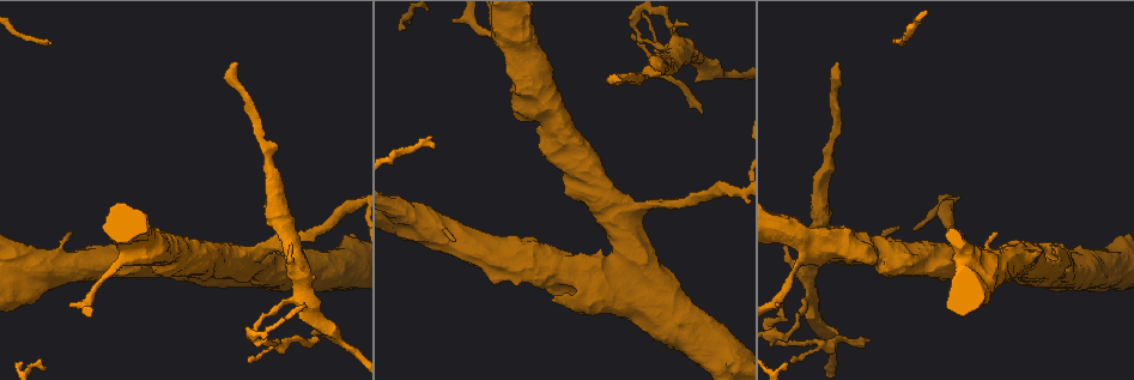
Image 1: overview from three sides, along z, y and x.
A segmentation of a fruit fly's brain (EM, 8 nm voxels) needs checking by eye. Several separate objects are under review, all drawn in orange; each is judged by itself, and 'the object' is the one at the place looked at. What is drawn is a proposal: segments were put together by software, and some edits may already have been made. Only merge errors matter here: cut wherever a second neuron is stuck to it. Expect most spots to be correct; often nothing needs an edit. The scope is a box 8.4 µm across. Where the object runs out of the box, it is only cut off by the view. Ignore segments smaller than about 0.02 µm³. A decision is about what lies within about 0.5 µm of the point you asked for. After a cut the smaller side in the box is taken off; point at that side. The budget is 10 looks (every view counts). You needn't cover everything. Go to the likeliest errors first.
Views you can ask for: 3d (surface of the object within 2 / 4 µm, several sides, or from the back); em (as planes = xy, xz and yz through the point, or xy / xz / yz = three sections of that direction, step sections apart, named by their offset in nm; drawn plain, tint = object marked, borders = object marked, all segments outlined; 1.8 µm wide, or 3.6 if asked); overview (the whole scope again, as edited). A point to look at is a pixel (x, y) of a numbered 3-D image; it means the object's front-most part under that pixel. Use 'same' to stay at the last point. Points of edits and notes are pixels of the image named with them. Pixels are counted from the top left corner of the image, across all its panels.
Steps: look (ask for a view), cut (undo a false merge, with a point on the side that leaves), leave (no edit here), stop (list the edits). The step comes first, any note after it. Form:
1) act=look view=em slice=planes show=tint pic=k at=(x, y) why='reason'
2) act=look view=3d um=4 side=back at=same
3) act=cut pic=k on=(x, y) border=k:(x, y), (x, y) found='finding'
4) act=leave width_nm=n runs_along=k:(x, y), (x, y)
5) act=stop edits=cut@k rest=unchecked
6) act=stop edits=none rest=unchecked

act=look view=3d um=4 pic=1 at=(243, 258)

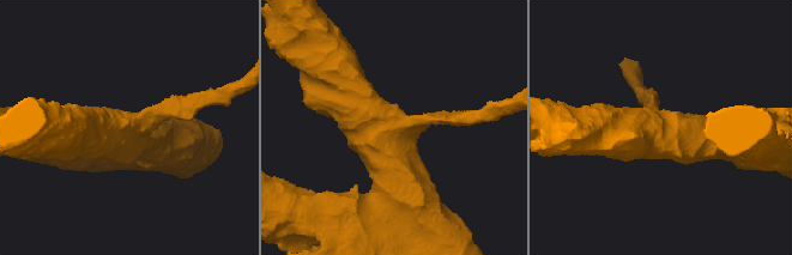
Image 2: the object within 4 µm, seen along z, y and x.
act=look view=em um=3.6 slice=yz step=8 show=tint pic=2 at=(123, 127) arms=3 arm_widths_nm=190,600,700 why='need the tissue'

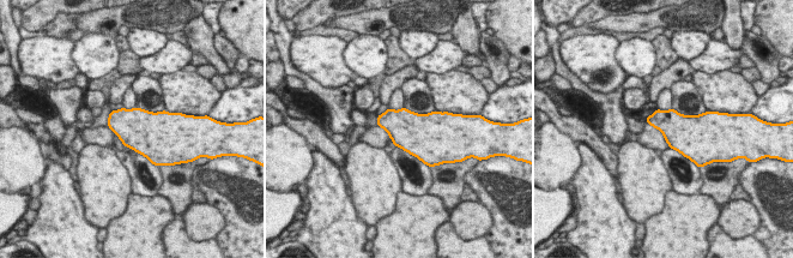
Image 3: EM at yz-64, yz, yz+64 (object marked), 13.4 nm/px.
act=look view=em um=3.6 slice=planes show=tint at=same

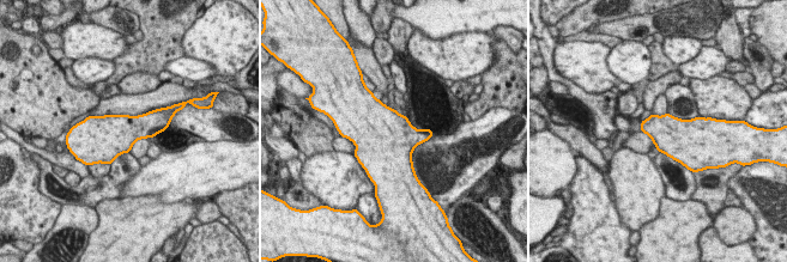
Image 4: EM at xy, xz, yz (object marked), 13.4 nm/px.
act=leave width_nm=500 found='one neuron here'

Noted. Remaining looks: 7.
act=look view=3d um=4 side=back pic=1 at=(127, 255) why='arms part here'

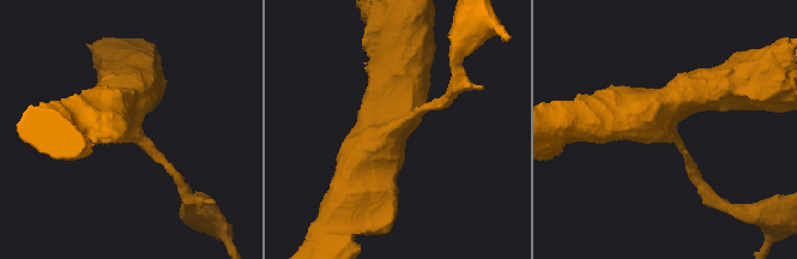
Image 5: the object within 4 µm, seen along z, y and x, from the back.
act=look view=em um=3.6 slice=xy step=8 show=tint pic=5 at=(396, 130)

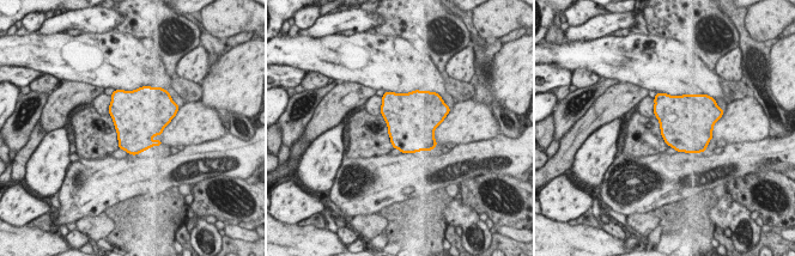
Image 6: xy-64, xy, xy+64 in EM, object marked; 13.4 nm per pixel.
act=look view=em um=3.6 slice=planes show=tint at=same why='cut it another way'

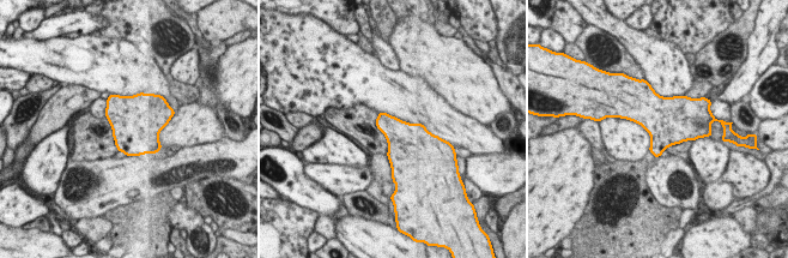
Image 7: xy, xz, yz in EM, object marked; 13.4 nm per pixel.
act=leave found='continuous, no second neuron'

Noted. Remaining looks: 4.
act=look view=3d um=4 pic=1 at=(252, 338) why='sharp bend'

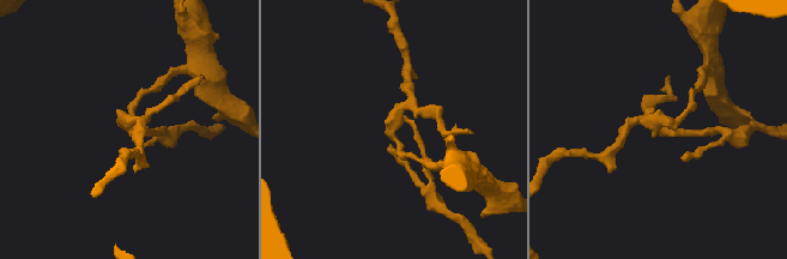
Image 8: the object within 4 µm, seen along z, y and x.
act=look view=em slice=xy step=4 show=tint pic=8 at=(665, 122)

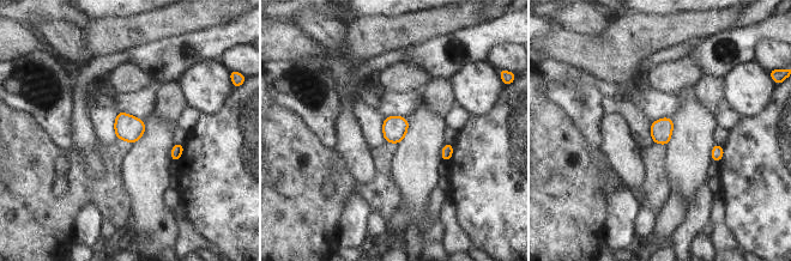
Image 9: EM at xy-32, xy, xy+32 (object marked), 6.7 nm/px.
act=look view=em slice=planes show=borders at=same

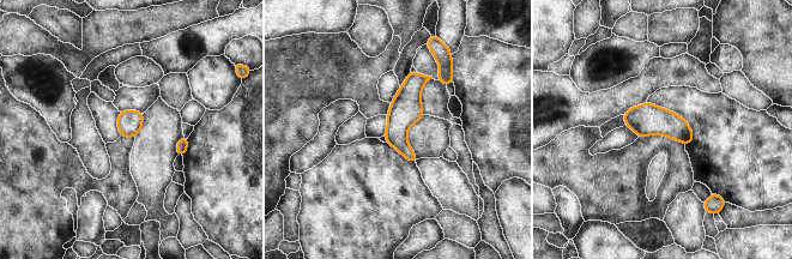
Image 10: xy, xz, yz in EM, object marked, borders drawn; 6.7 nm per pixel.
act=leave width_nm=170 found='continuous, no second neuron'

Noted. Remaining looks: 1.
act=stop edits=none rest=unchecked

